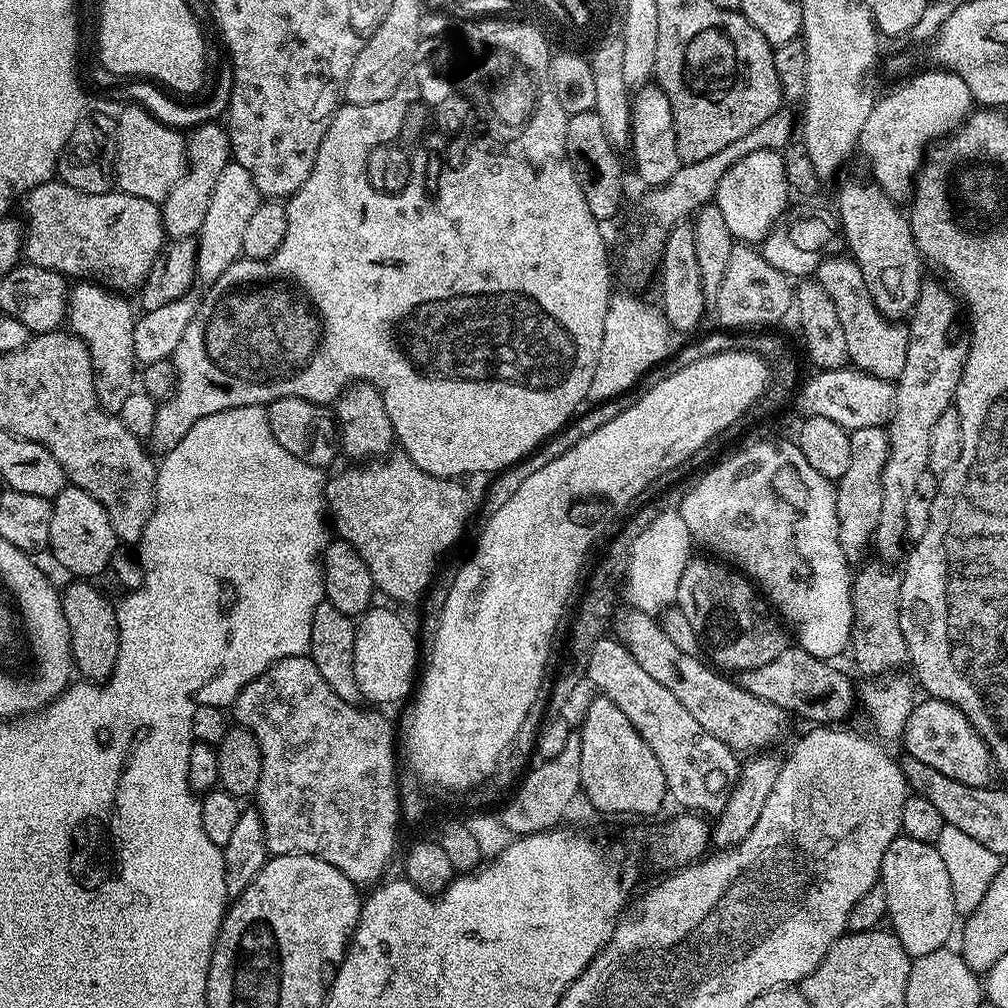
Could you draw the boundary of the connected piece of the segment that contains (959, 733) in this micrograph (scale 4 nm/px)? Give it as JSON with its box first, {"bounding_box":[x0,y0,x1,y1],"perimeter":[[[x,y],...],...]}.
{"bounding_box":[902,698,994,788],"perimeter":[[[924,698],[921,704],[919,701],[910,718],[906,718],[902,739],[907,755],[918,758],[918,762],[926,762],[926,766],[934,766],[934,770],[946,774],[946,778],[954,778],[954,782],[983,788],[994,776],[992,755],[986,742],[976,733],[966,714],[950,702],[931,698]]]}

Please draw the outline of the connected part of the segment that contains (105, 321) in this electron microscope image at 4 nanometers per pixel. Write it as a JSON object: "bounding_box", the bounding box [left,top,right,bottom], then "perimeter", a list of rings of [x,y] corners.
{"bounding_box":[67,282,138,414],"perimeter":[[[100,282],[73,283],[68,293],[67,327],[73,336],[77,336],[88,347],[96,399],[100,401],[103,411],[113,414],[120,413],[122,405],[126,402],[126,398],[130,398],[138,380],[138,361],[134,354],[134,326],[137,317],[132,316],[132,308],[128,305],[128,299],[127,295],[121,294]]]}

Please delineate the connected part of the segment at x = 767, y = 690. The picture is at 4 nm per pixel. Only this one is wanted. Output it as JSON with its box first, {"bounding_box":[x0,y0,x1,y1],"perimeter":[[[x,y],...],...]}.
{"bounding_box":[738,646,858,726],"perimeter":[[[785,646],[774,662],[739,673],[738,683],[750,694],[766,702],[774,702],[774,706],[783,708],[793,717],[809,720],[809,725],[836,726],[847,721],[844,719],[848,711],[858,704],[857,685],[852,685],[847,674],[839,672],[836,666],[835,663],[814,658],[814,654],[806,654],[806,650],[798,646]]]}

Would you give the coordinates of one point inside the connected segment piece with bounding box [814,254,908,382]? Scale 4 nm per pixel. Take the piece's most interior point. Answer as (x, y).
(875, 345)

